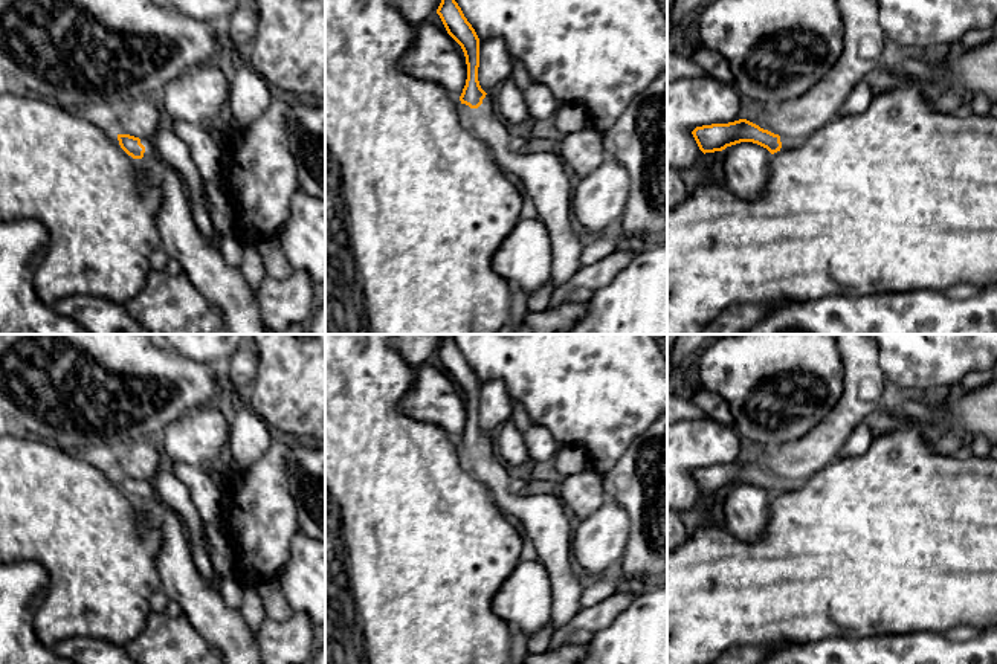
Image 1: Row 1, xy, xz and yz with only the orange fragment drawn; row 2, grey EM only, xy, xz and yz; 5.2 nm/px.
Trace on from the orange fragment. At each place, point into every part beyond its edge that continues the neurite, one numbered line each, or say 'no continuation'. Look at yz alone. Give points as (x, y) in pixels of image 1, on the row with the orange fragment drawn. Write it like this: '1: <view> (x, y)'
1: yz (787, 142)

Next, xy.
1: xy (150, 151)

